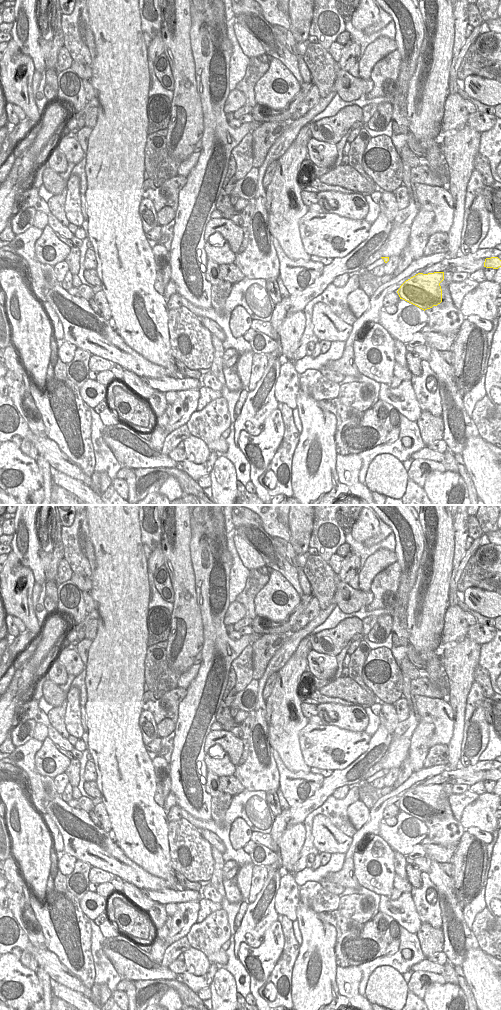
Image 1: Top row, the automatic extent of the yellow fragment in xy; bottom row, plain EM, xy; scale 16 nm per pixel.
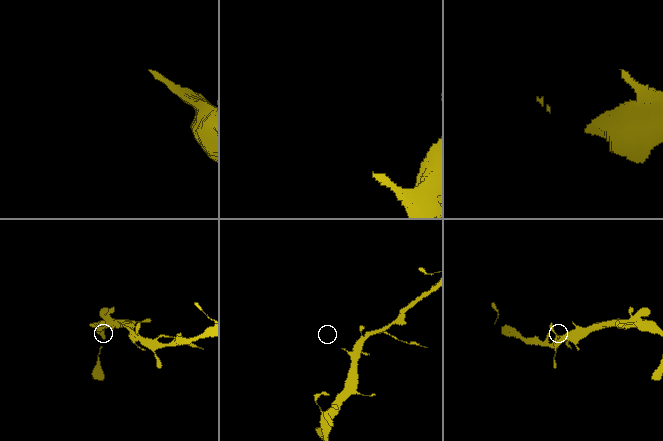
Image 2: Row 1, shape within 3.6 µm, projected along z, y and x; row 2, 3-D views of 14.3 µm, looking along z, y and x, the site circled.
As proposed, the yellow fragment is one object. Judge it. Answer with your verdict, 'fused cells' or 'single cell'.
single cell

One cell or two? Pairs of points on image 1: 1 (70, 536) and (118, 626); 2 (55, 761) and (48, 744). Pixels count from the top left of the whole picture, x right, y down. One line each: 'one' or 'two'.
1: two
2: one

